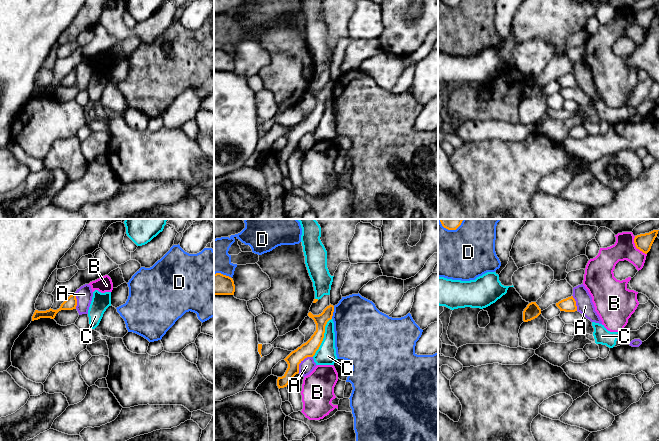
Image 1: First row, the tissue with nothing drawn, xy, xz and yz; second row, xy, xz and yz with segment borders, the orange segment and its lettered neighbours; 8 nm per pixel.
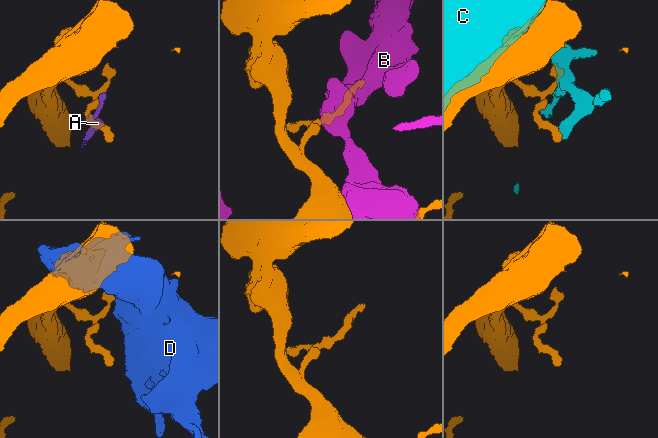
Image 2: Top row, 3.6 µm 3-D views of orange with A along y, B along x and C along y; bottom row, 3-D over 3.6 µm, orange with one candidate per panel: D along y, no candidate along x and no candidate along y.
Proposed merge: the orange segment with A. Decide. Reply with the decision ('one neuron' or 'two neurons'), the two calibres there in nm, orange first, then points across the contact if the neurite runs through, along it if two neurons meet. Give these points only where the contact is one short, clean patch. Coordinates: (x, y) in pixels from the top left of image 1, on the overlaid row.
two neurons; calibres 120 and 120 nm; border xz (312, 356), (307, 356), (299, 364), (298, 372)

